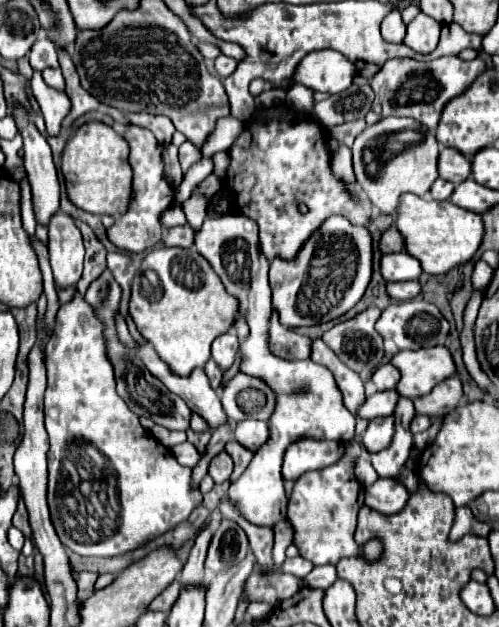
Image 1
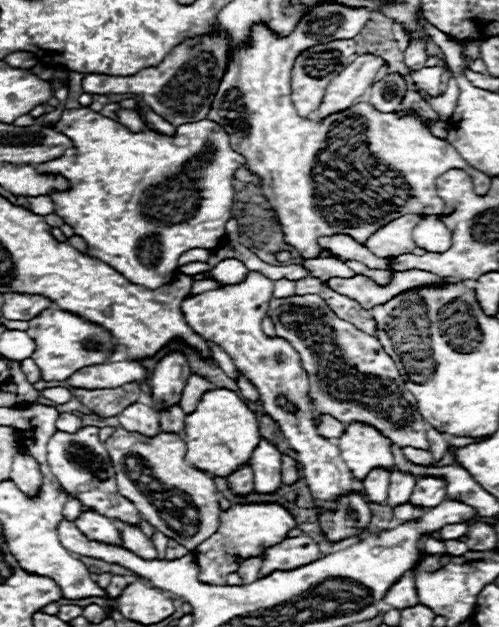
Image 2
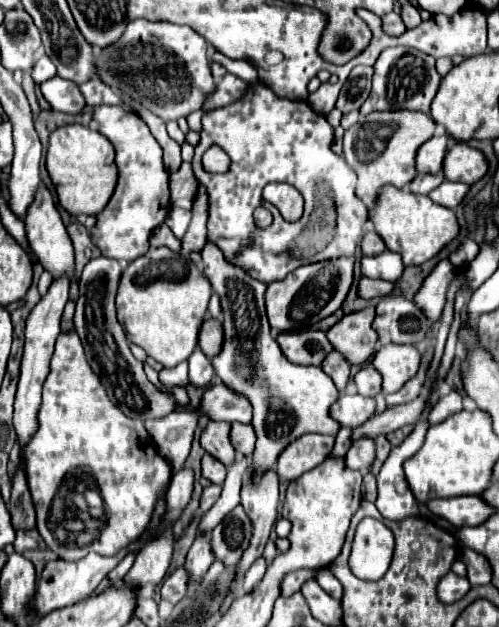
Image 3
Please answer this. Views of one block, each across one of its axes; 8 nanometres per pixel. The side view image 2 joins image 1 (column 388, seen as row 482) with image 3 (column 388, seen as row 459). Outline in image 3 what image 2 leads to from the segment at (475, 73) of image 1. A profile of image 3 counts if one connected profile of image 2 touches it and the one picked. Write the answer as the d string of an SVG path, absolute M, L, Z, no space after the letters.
M394 46L386 48L376 64L374 64L374 82L372 82L372 92L368 100L362 104L360 114L370 114L372 110L420 110L420 112L430 112L430 102L436 96L436 90L440 86L440 76L434 66L434 58L428 54L422 54L416 48L406 48L406 46Z

